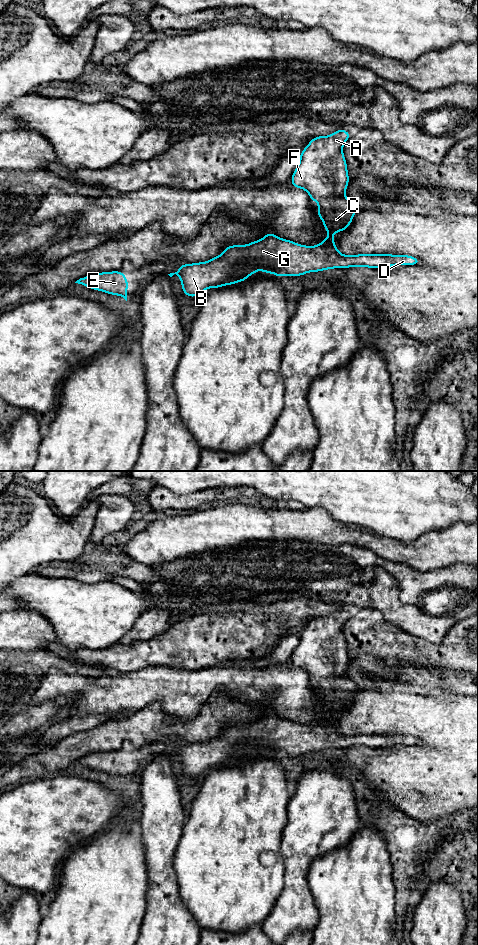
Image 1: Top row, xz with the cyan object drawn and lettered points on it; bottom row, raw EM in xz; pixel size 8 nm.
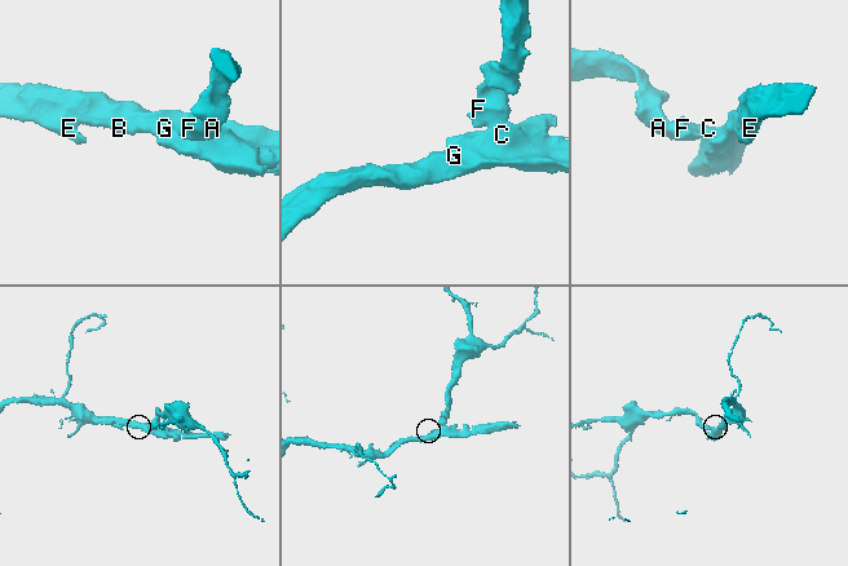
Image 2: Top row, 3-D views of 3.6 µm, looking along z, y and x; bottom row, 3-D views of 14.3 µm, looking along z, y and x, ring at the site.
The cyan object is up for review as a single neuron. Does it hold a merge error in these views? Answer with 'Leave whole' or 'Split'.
Leave whole

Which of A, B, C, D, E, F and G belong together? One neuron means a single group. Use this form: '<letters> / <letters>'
A B C D E F G

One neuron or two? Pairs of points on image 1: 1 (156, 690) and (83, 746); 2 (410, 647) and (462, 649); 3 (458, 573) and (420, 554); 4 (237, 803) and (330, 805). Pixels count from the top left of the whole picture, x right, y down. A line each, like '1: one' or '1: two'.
1: two
2: one
3: two
4: two

